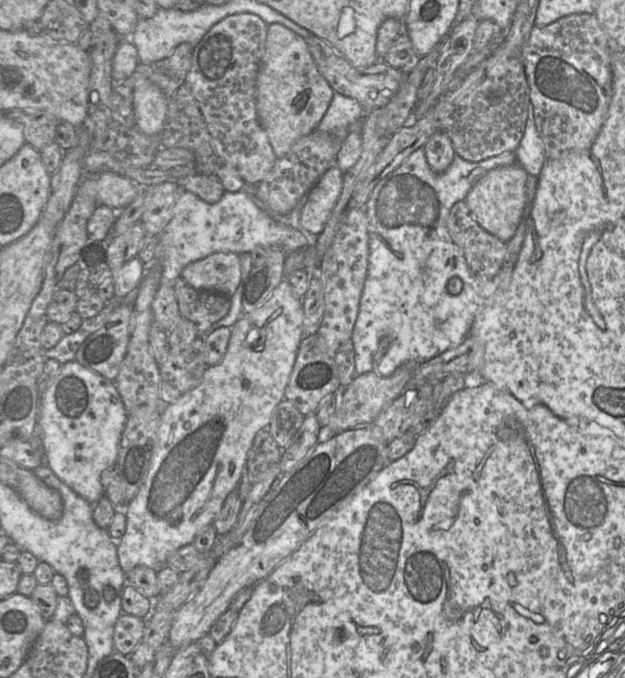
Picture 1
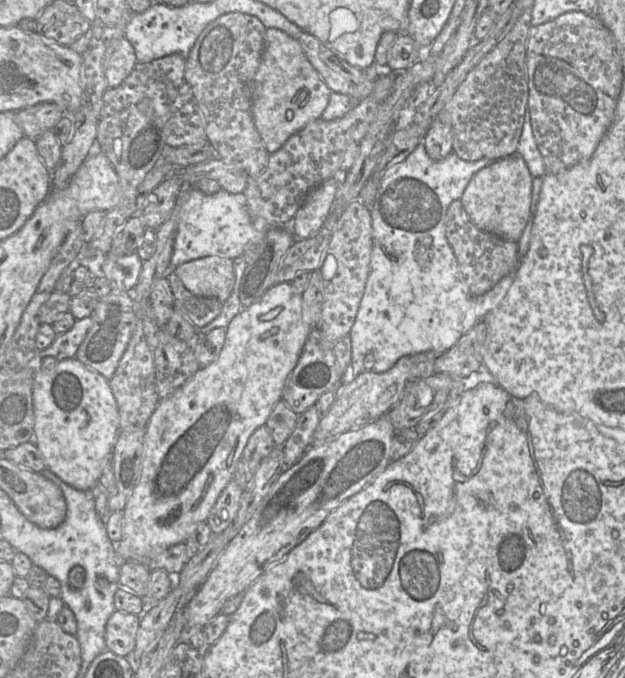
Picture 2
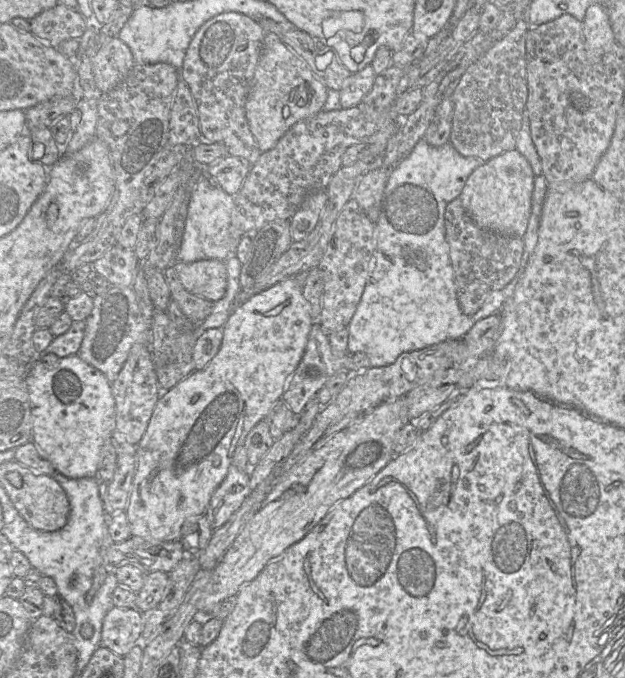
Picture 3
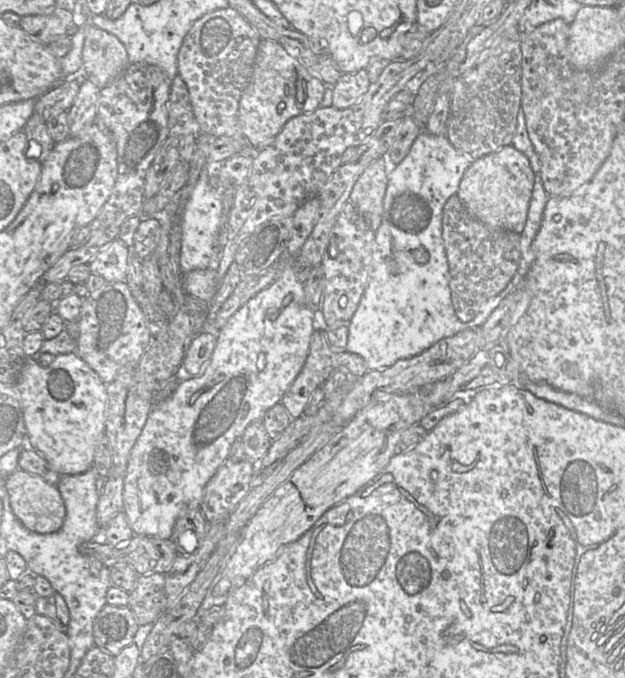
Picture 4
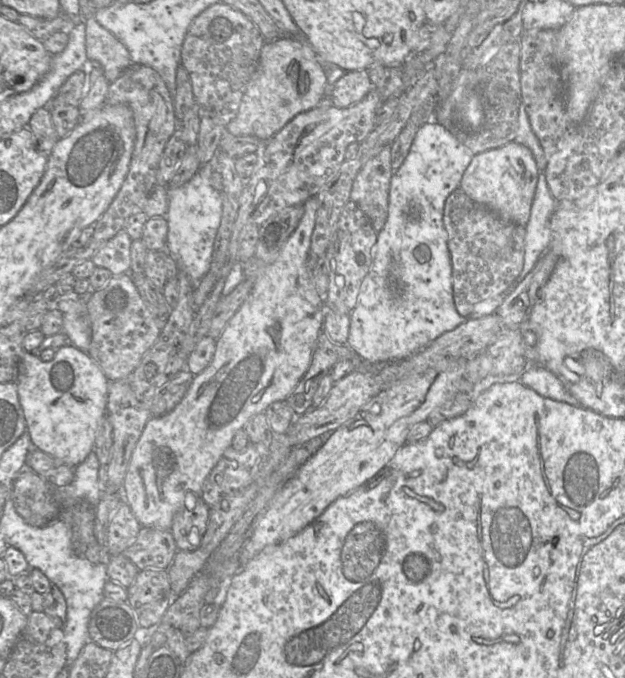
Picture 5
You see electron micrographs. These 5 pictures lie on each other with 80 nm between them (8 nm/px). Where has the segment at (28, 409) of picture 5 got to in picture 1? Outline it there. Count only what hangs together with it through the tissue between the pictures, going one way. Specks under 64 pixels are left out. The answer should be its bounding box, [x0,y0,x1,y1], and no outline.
[38,360,127,505]

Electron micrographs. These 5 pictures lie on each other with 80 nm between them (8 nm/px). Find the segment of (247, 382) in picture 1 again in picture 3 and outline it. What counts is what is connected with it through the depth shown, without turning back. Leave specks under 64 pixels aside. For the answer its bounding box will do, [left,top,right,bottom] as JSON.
[125,278,314,541]

